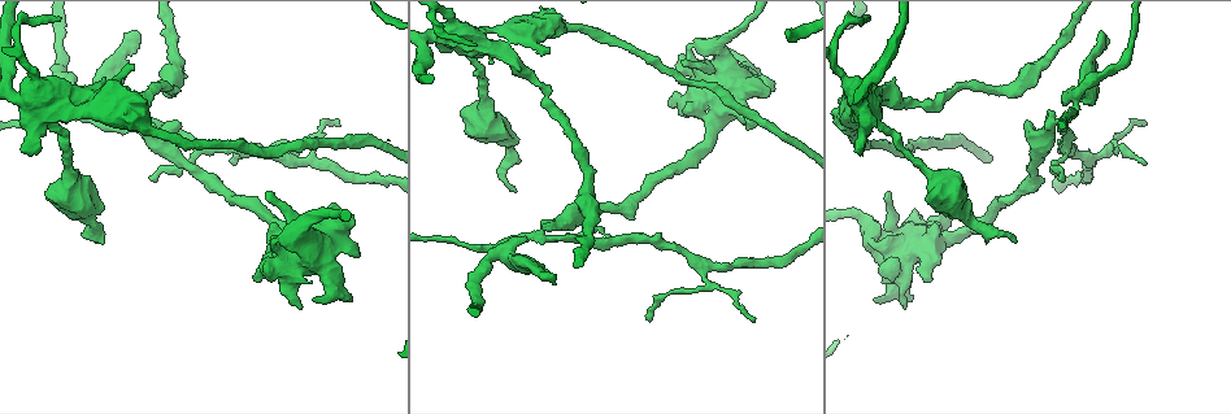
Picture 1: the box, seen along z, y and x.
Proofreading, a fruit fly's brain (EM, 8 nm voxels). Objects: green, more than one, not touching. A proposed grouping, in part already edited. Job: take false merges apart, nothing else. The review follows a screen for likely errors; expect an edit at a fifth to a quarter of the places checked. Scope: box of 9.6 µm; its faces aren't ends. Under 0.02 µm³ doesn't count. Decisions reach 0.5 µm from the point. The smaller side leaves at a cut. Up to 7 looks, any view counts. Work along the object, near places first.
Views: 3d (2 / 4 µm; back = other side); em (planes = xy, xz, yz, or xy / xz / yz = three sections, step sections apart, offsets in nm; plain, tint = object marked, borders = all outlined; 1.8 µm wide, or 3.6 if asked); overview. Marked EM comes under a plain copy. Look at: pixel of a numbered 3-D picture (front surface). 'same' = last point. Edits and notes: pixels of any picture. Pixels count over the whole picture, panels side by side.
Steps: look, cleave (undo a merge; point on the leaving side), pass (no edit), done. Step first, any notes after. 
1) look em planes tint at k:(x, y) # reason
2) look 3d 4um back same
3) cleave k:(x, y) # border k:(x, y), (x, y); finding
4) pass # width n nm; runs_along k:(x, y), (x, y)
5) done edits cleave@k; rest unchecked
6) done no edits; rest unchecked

look 3d 4um at 1:(871, 231) # thick turns thin

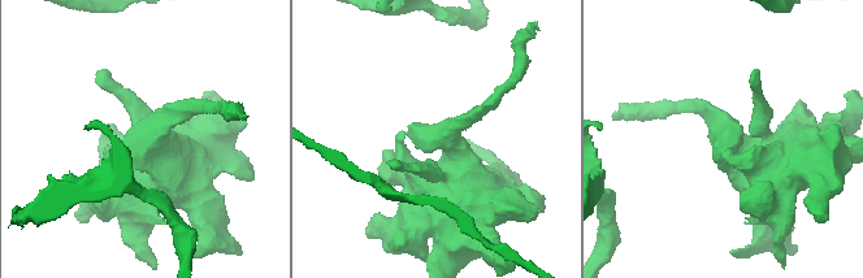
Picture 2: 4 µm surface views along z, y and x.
look em planes tint at 2:(158, 137)

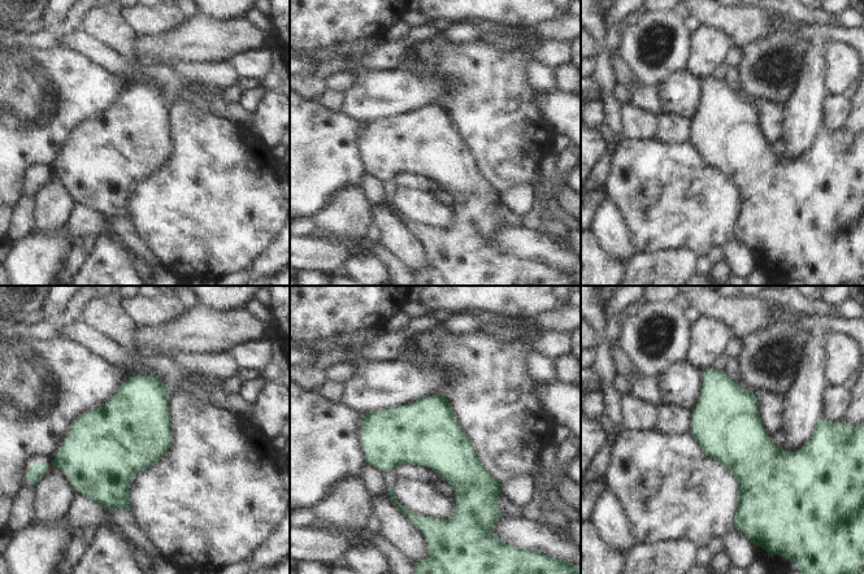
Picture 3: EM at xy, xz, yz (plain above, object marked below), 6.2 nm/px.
pass # all the same neuron

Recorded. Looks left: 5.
look 3d 2um at 1:(611, 241) # a fork

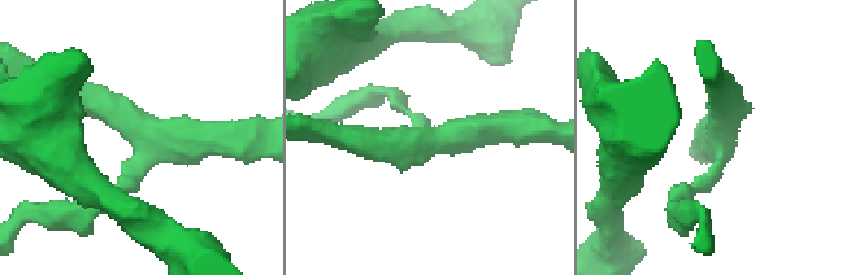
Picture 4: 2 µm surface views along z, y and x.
look em planes tint at 4:(719, 128)

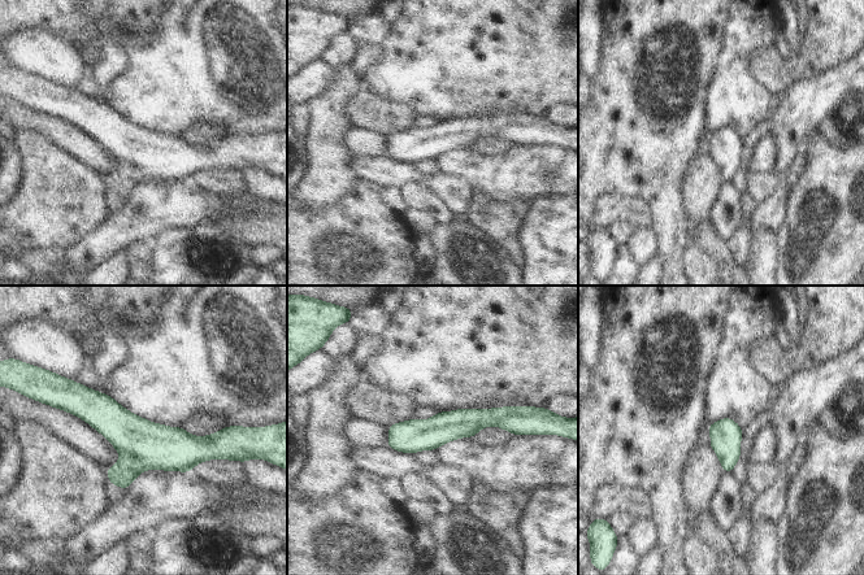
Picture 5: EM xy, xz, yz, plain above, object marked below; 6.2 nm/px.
pass # width 190 nm; one neuron here

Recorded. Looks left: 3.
look em xy step 8 tint at 1:(1074, 94) # sharp bend

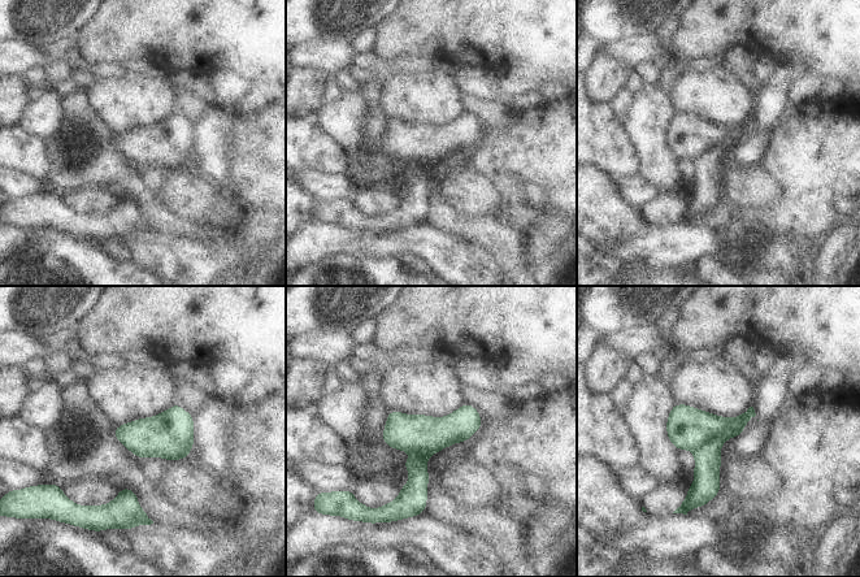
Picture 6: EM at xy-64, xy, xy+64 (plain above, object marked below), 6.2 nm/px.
look em planes borders same # cut it another way

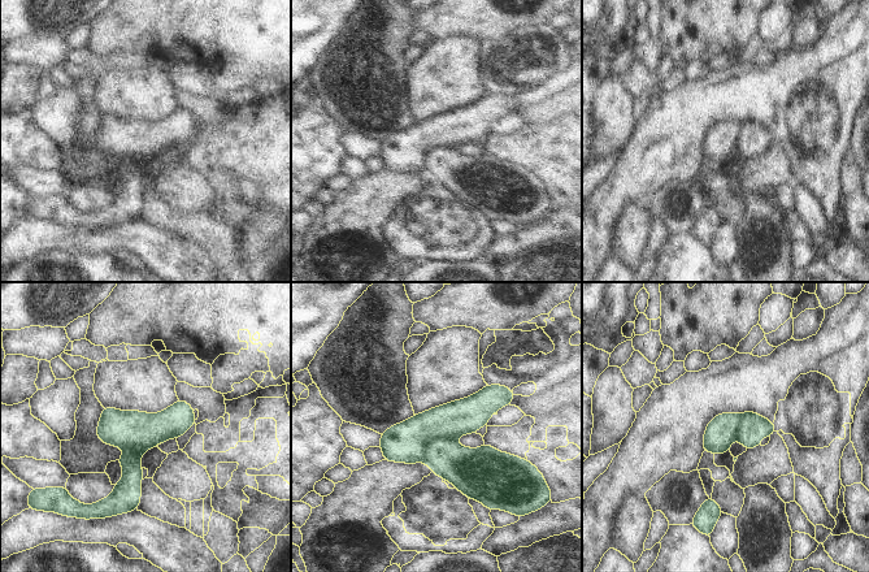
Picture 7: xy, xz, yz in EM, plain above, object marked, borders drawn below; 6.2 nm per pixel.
cleave 7:(460, 466) # width 200 nm; border 7:(453, 440), (431, 440), (422, 460); a second neuron is stuck on

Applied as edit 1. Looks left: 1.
done edits cleave@7; rest unchecked

